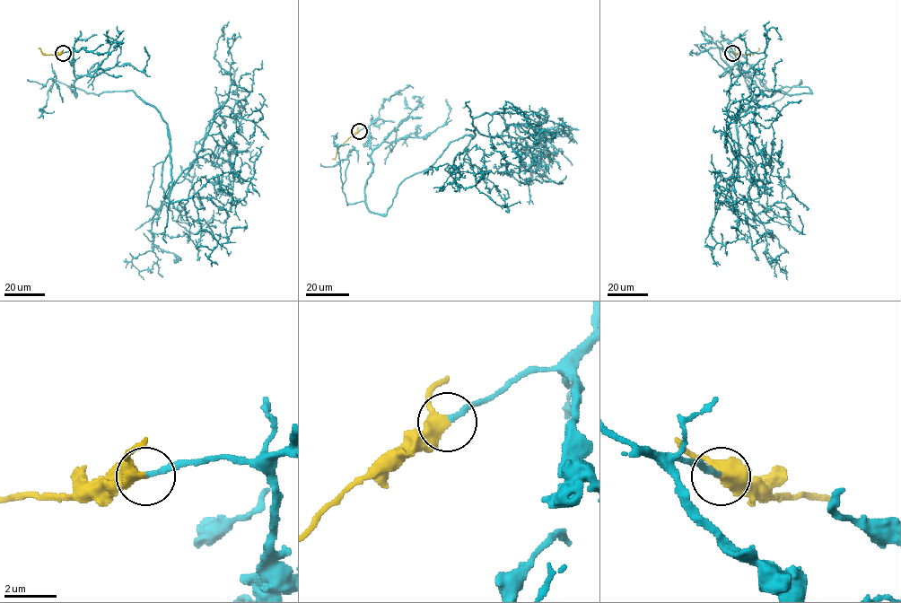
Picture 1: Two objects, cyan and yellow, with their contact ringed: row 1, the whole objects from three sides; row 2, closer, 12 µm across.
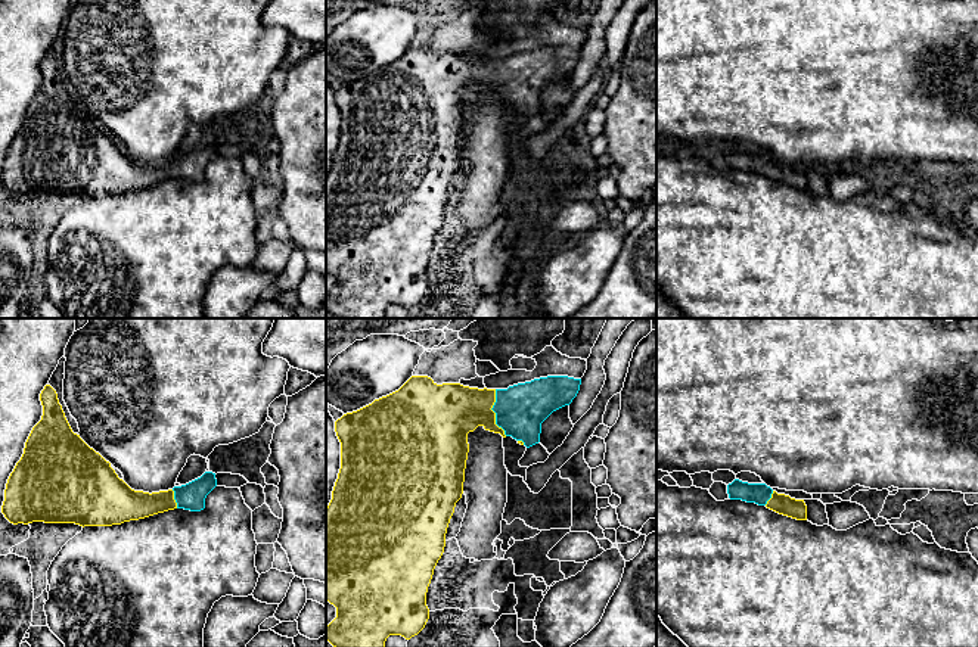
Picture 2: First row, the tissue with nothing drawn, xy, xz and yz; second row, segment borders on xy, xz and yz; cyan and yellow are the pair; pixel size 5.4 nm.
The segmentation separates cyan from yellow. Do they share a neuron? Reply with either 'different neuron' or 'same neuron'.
same neuron

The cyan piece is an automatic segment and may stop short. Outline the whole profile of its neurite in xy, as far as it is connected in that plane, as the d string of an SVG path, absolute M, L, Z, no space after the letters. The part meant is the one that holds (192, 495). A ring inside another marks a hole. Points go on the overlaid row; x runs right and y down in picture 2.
M50 385L40 401L41 420L32 427L4 489L1 513L10 523L112 526L174 508L205 508L207 495L217 486L215 473L205 472L168 491L134 491L72 432Z

